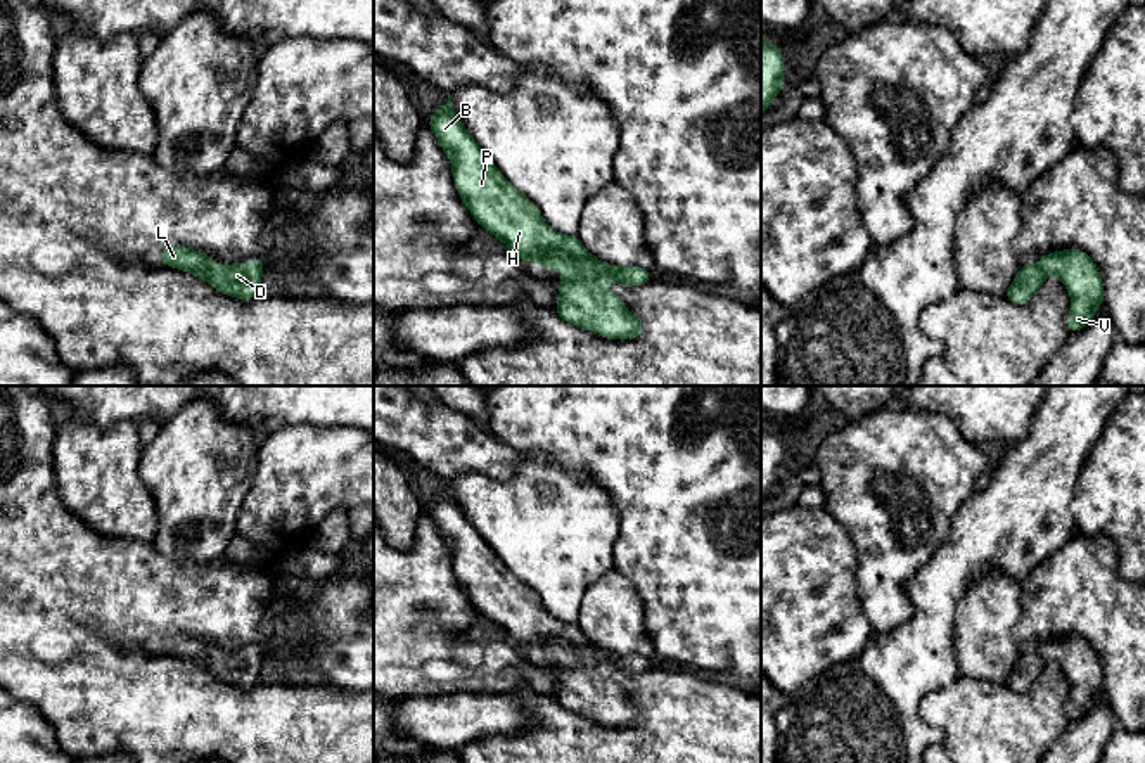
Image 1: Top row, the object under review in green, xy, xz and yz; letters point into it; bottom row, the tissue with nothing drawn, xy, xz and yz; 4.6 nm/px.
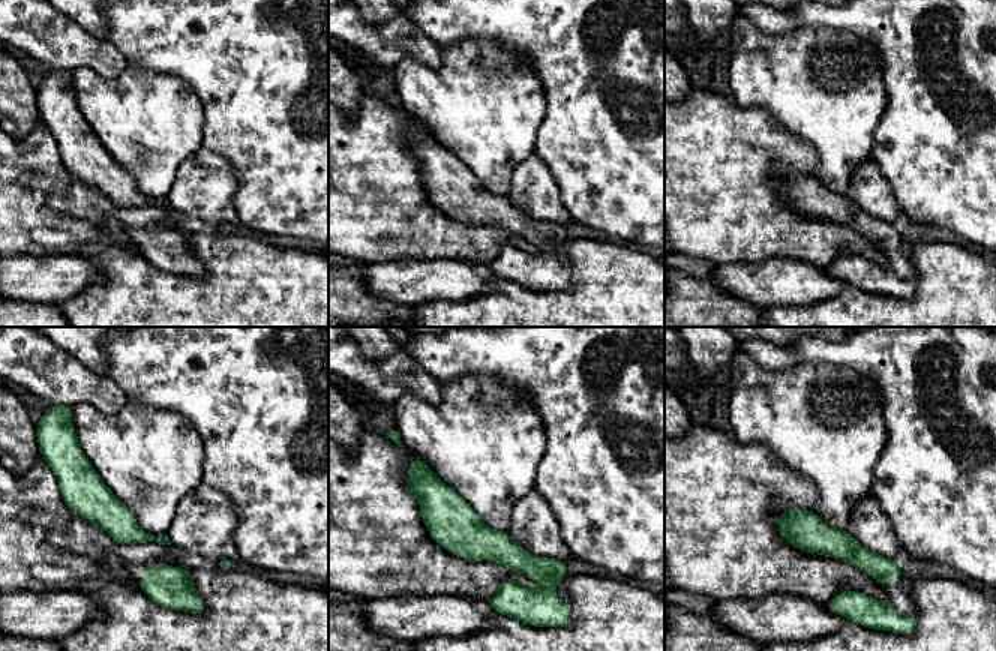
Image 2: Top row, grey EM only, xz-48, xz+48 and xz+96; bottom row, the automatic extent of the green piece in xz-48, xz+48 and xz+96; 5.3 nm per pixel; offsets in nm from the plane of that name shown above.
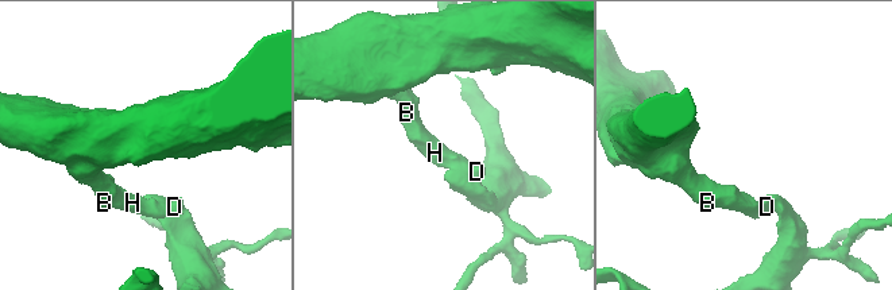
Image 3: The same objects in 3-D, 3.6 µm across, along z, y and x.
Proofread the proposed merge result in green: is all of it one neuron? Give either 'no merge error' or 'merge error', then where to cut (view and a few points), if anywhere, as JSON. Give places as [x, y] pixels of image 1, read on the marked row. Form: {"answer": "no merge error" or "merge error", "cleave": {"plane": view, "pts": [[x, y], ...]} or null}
{"answer": "no merge error", "cleave": null}

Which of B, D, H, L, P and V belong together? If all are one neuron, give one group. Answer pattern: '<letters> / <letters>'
B D H L P V

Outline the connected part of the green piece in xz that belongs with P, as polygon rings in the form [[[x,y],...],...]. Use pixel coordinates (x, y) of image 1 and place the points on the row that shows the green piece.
[[[450,93],[425,123],[450,157],[453,183],[477,225],[500,239],[517,261],[534,260],[562,273],[555,313],[607,339],[636,339],[643,325],[609,291],[609,282],[642,285],[652,280],[650,270],[612,266],[592,256],[576,235],[555,232],[470,138]]]

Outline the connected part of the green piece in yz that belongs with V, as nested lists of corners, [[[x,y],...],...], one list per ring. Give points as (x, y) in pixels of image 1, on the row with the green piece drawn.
[[[1079,249],[1048,253],[1038,265],[1020,266],[1005,298],[1015,305],[1026,305],[1048,273],[1055,273],[1071,292],[1069,332],[1084,329],[1105,301],[1105,296],[1098,268]]]

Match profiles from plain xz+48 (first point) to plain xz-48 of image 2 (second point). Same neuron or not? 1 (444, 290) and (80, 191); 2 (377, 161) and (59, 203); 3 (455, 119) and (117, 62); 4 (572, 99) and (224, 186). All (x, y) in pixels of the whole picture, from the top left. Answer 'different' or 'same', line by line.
1: different
2: different
3: different
4: different

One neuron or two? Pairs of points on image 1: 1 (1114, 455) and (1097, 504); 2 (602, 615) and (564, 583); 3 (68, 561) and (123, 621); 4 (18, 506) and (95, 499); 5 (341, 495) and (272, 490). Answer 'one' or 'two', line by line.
1: one
2: two
3: one
4: two
5: one

